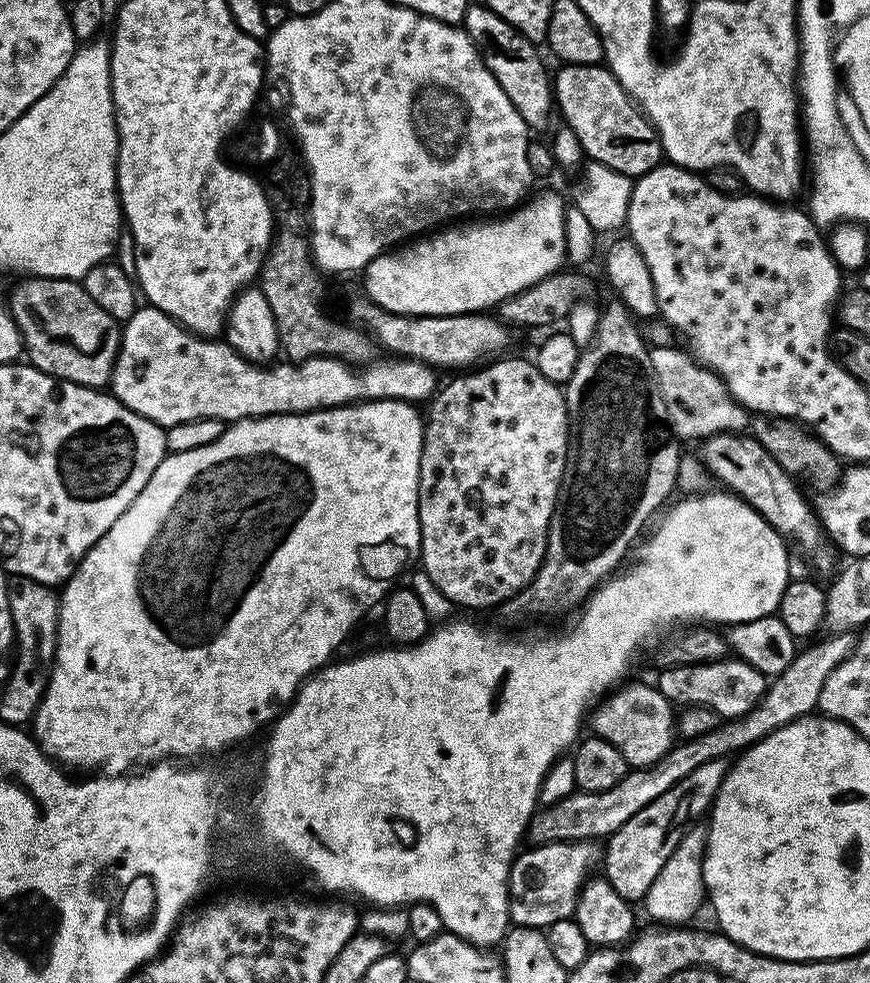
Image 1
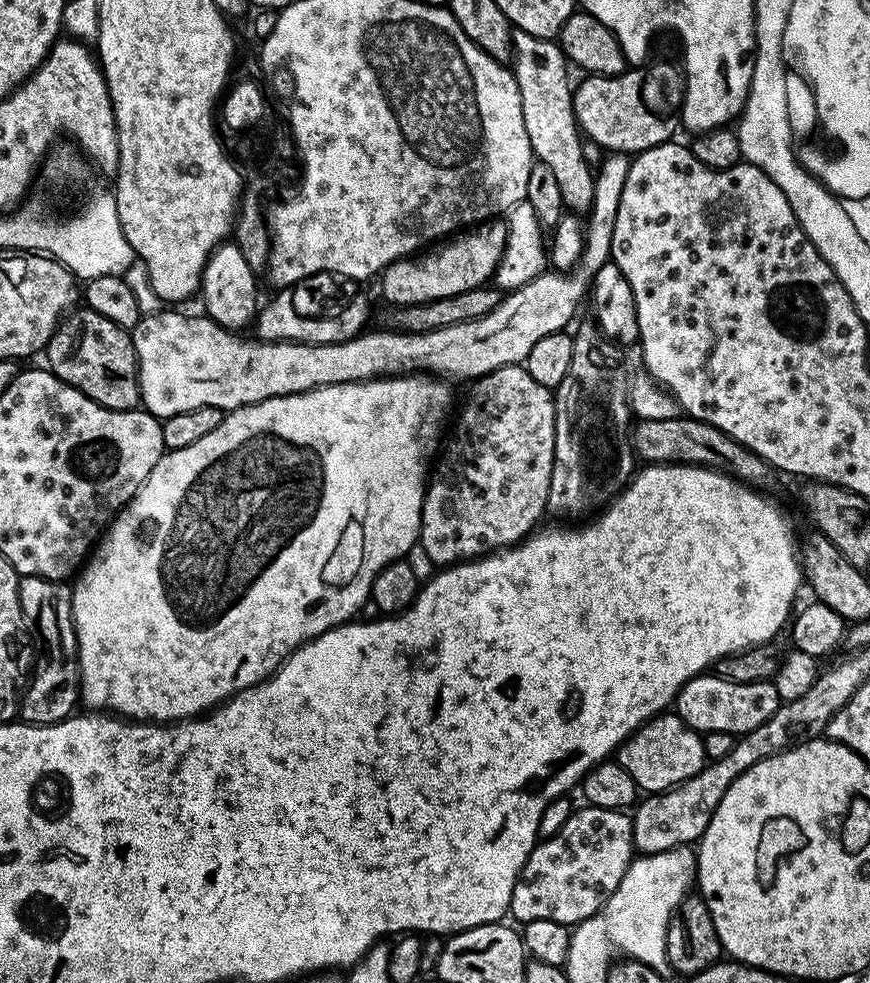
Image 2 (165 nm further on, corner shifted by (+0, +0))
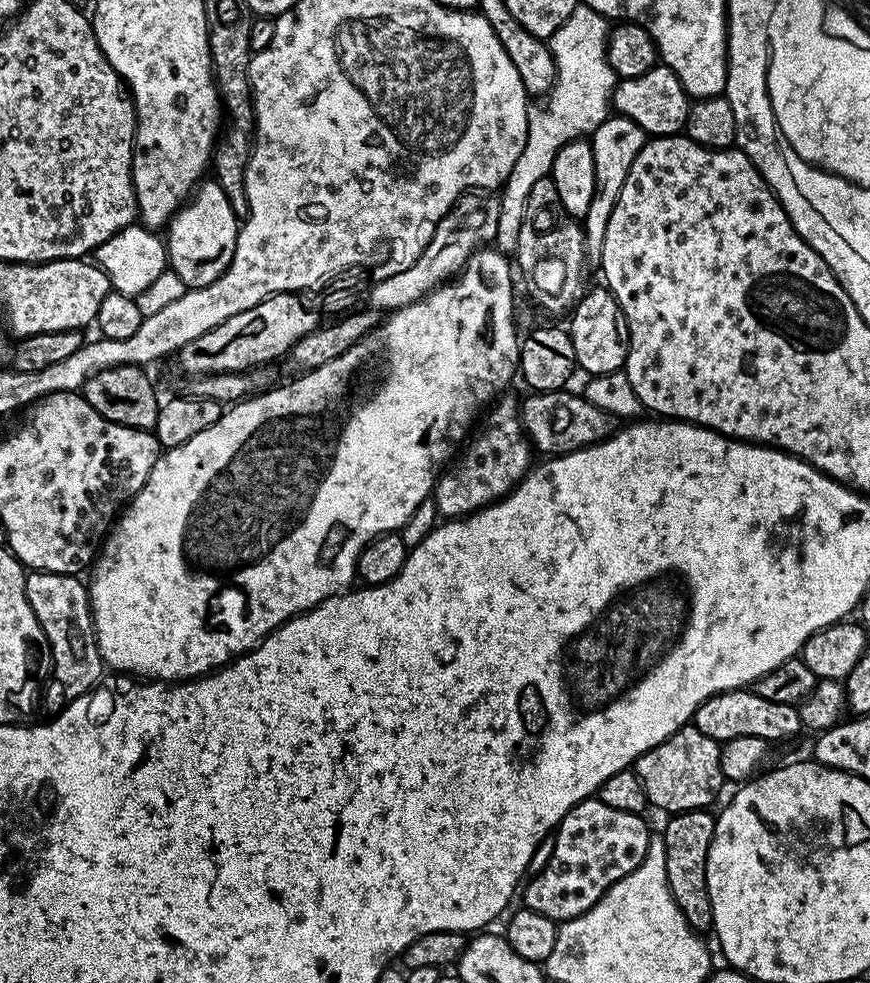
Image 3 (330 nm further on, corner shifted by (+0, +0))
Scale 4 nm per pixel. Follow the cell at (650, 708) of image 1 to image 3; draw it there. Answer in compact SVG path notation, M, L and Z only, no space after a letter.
M689 722L683 728L670 734L658 746L646 750L636 759L634 771L649 805L661 808L667 814L693 812L696 808L707 809L716 796L720 784L725 783L720 765L721 741L706 738L695 723Z

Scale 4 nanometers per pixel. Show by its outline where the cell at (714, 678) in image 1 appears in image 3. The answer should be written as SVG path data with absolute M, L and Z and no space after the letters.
M750 690L719 692L717 696L706 698L706 702L698 706L694 723L698 730L702 730L702 734L706 734L706 738L714 738L721 742L733 740L739 736L775 742L775 740L784 740L787 736L794 735L802 728L800 709L797 705L766 702L766 698L758 698L758 694Z

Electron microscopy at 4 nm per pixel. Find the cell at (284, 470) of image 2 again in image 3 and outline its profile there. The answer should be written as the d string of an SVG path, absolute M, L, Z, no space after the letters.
M492 246L481 248L466 262L459 276L441 284L418 302L387 313L374 330L354 342L346 354L338 354L334 362L305 371L281 388L273 386L233 403L214 426L202 430L202 434L190 438L190 442L182 442L182 446L161 451L150 470L150 478L146 478L142 490L128 501L113 523L91 569L88 596L92 600L96 645L105 665L111 671L113 668L124 672L120 674L148 682L183 682L207 676L252 651L274 629L301 612L309 612L323 600L351 589L357 579L356 563L364 547L375 536L399 532L420 503L433 495L438 473L453 459L456 443L469 435L472 419L479 417L482 409L491 405L512 379L517 379L521 337L516 336L516 324L512 321L512 272L514 276L513 265L502 252Z

